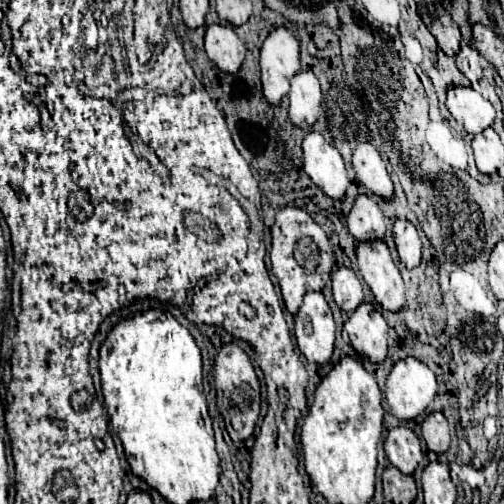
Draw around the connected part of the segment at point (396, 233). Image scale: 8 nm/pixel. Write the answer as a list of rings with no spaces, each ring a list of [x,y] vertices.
[[[395,220],[393,222],[393,238],[395,238],[401,262],[407,268],[419,266],[419,262],[421,262],[421,240],[419,240],[417,228],[409,220]]]

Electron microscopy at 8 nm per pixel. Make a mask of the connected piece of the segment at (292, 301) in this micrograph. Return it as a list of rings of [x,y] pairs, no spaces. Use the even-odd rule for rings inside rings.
[[[285,206],[277,212],[275,216],[275,224],[273,224],[273,248],[271,248],[271,268],[273,274],[279,280],[281,286],[281,294],[285,300],[285,306],[291,314],[297,314],[303,294],[309,290],[323,290],[325,282],[329,280],[331,268],[333,268],[333,252],[329,248],[329,240],[327,234],[323,232],[323,228],[311,218],[311,214],[307,214],[301,208],[291,208]],[[299,258],[311,260],[311,264],[303,264]]]

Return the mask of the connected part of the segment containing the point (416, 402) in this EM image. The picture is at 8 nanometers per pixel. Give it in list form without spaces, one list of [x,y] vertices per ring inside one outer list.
[[[407,356],[397,360],[387,376],[387,404],[399,420],[413,420],[435,398],[435,374],[421,360]]]

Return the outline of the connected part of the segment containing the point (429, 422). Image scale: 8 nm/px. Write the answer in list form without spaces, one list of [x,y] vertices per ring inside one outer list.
[[[431,412],[423,424],[421,424],[421,434],[423,440],[427,442],[427,448],[441,454],[449,448],[451,444],[451,432],[449,432],[449,424],[447,418],[443,416],[443,412]]]

